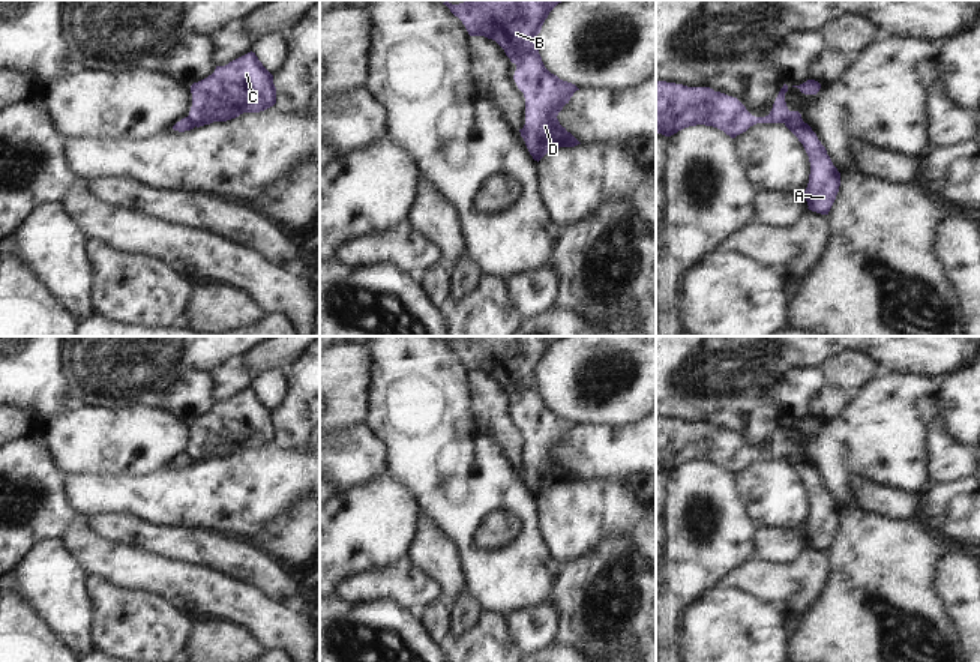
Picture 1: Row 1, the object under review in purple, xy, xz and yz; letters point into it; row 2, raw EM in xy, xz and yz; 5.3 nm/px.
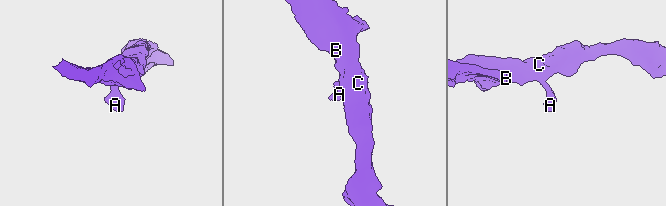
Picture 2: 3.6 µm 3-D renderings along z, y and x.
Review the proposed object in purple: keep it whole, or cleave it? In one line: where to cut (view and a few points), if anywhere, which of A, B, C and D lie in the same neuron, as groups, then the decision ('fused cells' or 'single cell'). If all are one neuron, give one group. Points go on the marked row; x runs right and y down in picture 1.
cut yz (802, 119), (787, 119), (784, 122); groups A / B C D; fused cells

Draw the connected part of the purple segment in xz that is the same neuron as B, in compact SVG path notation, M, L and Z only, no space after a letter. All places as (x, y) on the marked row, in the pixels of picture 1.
M564 0L444 2L470 36L495 41L516 65L513 80L525 98L525 146L534 161L560 147L581 144L557 119L576 90L551 74L539 54L537 35L549 12Z

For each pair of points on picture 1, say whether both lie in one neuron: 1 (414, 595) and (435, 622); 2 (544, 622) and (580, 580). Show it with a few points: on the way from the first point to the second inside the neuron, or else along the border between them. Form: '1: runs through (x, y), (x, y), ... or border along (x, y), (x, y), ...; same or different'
1: border along (443, 599), (437, 599), (422, 617); different
2: border along (553, 599), (560, 616), (557, 641); different

